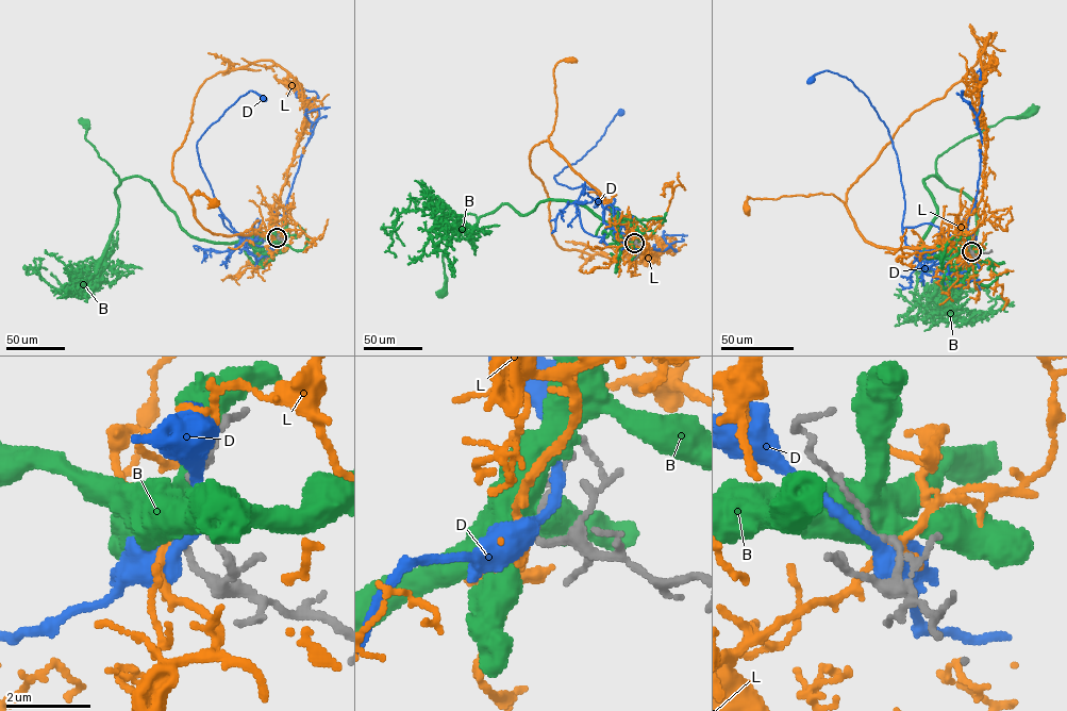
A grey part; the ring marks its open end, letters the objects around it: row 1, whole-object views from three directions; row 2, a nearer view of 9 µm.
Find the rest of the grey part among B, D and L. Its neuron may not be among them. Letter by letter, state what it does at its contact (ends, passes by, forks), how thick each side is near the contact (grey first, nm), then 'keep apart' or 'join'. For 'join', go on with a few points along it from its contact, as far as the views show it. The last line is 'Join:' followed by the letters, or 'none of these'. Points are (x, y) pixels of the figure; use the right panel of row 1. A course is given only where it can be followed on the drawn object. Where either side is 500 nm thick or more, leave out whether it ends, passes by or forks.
B: 130/550 nm | keep apart
D: it passes by | 130/400 nm | keep apart
L: it passes by | 130/180 nm | keep apart
Join: none of these

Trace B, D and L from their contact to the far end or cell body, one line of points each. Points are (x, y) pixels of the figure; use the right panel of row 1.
B: (971, 251), (919, 255), (936, 213), (923, 181), (934, 176), (943, 182), (936, 159), (961, 142), (1032, 110)
D: (971, 251), (961, 257), (932, 225), (902, 228), (884, 123), (851, 80), (811, 79)
L: (971, 251), (960, 255), (956, 249), (878, 247), (856, 229), (844, 202), (832, 194), (750, 198), (746, 209)

